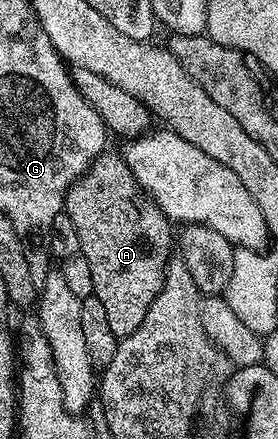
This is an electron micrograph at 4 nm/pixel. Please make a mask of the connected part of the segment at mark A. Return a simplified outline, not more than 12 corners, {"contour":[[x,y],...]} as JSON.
{"contour":[[100,152],[65,210],[122,338],[145,322],[173,224]]}

